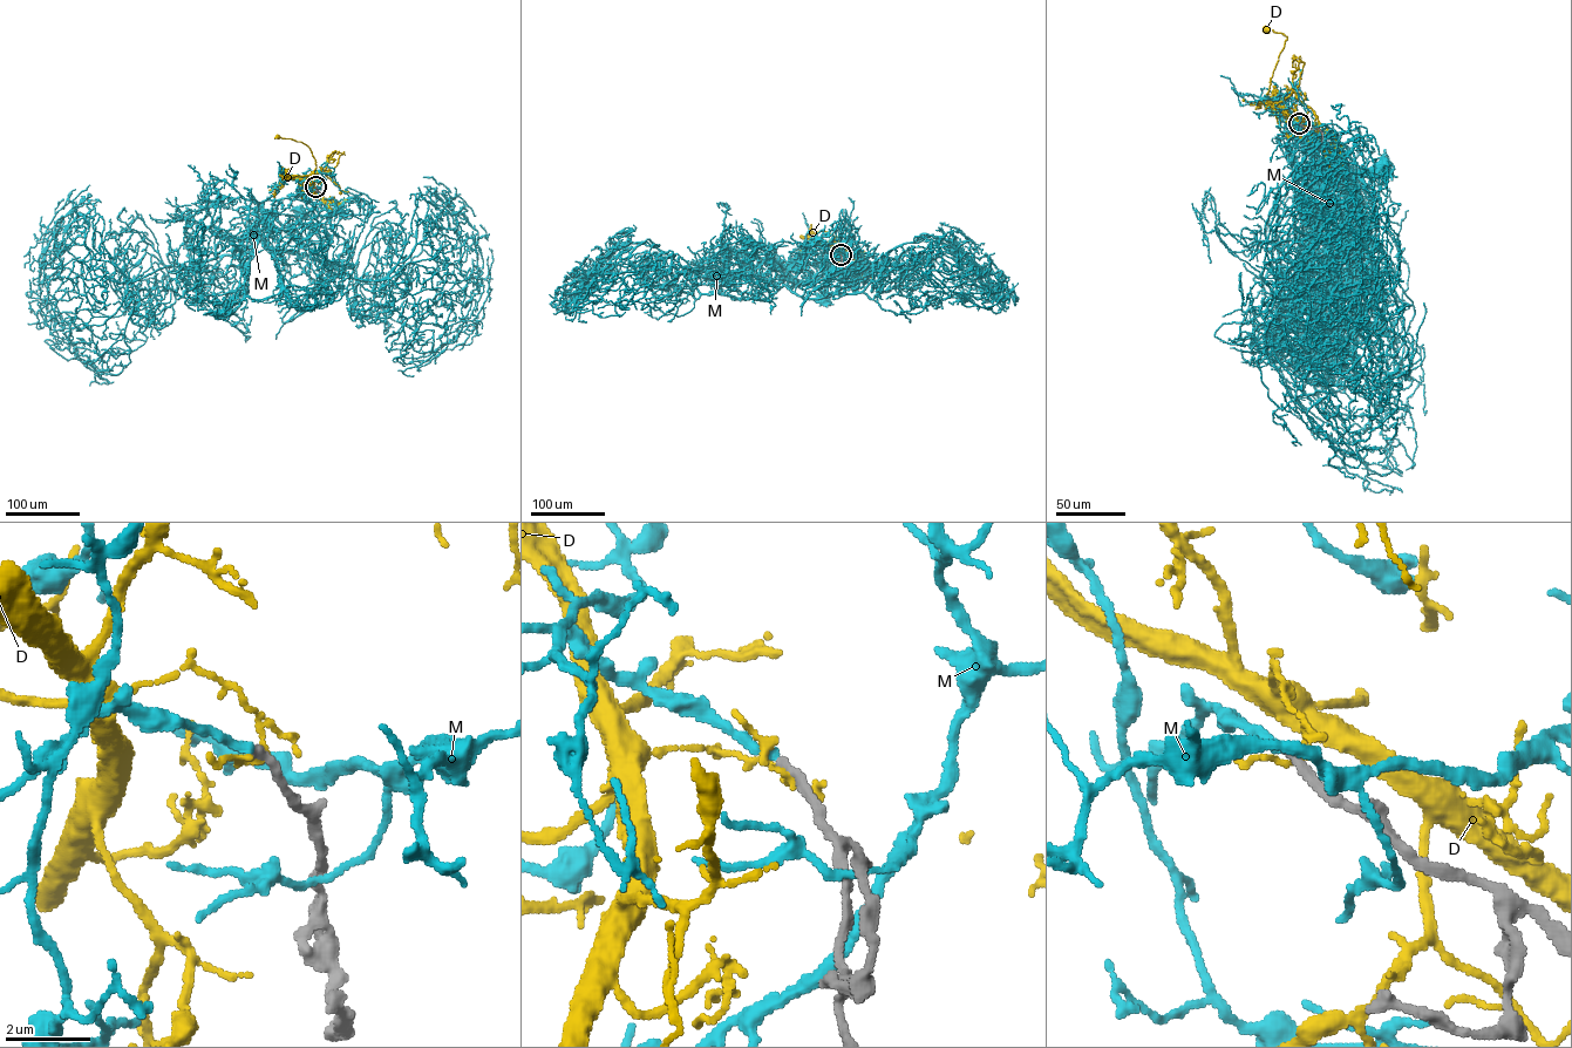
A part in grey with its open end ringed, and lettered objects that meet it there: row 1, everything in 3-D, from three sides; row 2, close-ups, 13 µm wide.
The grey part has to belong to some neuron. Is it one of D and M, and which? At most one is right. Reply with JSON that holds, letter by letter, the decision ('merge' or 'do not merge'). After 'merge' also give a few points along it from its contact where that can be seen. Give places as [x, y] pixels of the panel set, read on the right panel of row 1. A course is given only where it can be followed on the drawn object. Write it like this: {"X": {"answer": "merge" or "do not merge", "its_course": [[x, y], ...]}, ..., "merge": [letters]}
{"D": {"answer": "do not merge"}, "M": {"answer": "merge", "its_course": [[1299, 123], [1314, 126], [1305, 148], [1342, 157], [1360, 202], [1355, 175], [1374, 196], [1363, 177], [1385, 168]]}, "merge": ["M"]}

